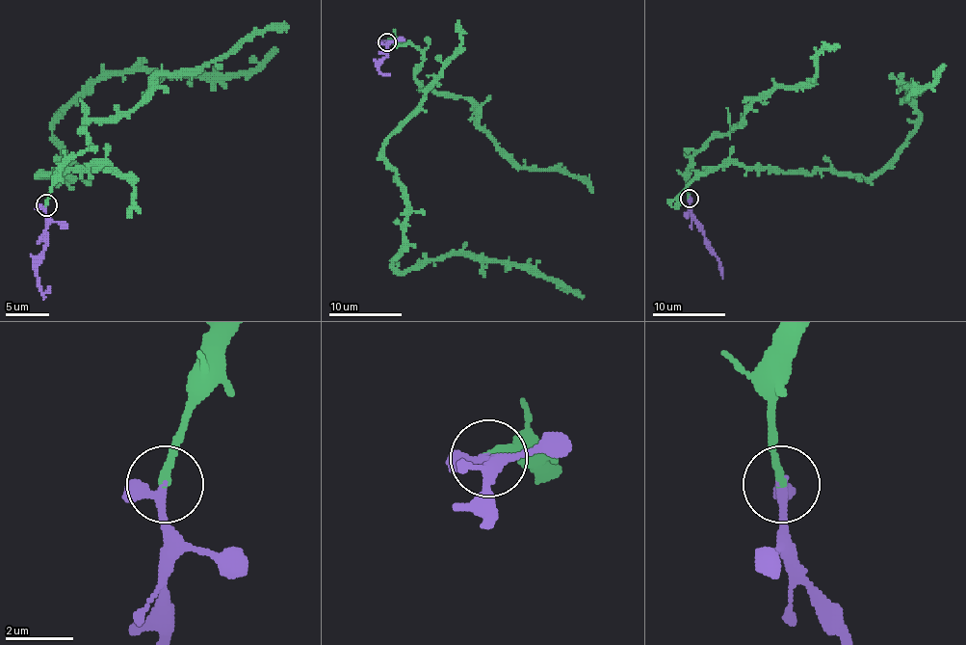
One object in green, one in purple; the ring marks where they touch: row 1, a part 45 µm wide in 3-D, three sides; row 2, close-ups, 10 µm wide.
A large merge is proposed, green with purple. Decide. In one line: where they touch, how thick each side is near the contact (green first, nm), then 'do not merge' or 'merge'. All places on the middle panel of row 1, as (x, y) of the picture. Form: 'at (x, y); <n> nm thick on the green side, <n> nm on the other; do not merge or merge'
at (386, 41); 240 nm thick on the green side, 260 nm on the other; merge

